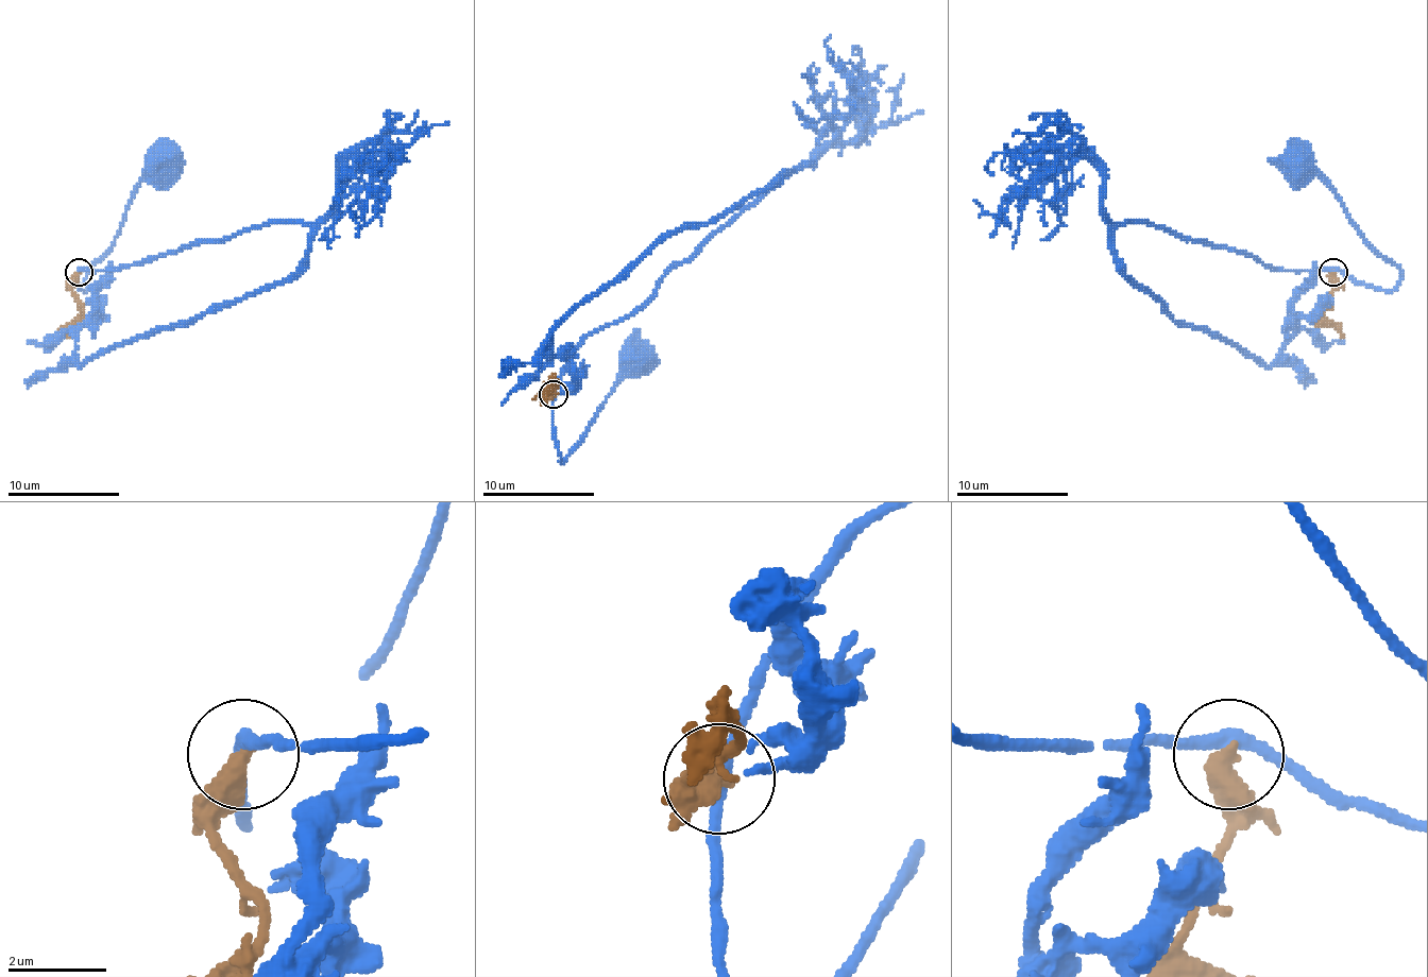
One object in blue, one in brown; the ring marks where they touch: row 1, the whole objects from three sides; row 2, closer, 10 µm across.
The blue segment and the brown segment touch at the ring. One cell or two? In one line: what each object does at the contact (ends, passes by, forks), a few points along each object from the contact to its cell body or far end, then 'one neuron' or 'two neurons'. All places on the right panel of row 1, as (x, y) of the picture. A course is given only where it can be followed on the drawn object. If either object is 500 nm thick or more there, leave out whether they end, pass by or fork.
blue runs (1332, 270), (1382, 290), (1391, 290), (1399, 278), (1399, 270), (1363, 237), (1341, 200), (1298, 158); brown runs (1332, 273), (1332, 295), (1324, 315), (1344, 338); two neurons

